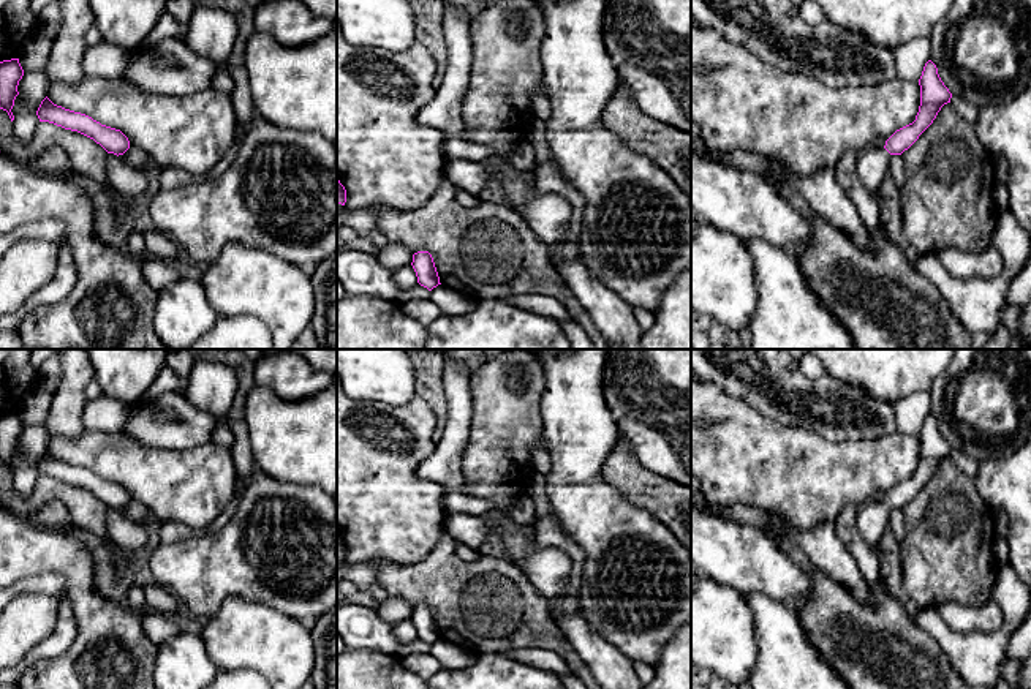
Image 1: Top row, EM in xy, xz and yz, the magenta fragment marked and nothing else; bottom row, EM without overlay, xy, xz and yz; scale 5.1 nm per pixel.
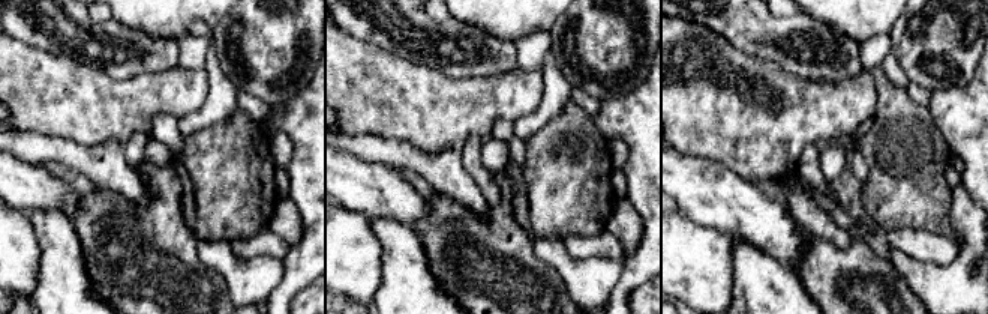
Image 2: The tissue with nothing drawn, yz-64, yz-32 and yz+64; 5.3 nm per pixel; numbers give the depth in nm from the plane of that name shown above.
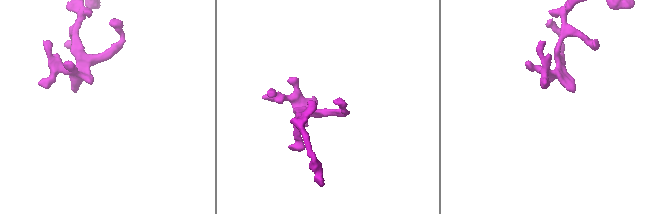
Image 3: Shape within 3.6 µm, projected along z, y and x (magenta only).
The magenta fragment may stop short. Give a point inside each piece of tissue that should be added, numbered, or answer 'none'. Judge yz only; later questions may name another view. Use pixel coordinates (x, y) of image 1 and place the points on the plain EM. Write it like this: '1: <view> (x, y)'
1: yz (872, 519)

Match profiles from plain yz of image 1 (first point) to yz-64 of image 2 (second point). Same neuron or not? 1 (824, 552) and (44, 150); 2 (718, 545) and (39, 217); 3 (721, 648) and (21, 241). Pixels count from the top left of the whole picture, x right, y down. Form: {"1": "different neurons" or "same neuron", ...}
{"1": "same neuron", "2": "different neurons", "3": "same neuron"}

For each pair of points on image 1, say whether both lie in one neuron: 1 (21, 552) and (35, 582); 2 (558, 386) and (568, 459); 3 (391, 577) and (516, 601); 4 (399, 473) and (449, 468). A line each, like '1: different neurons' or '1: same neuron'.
1: different neurons
2: same neuron
3: same neuron
4: different neurons

